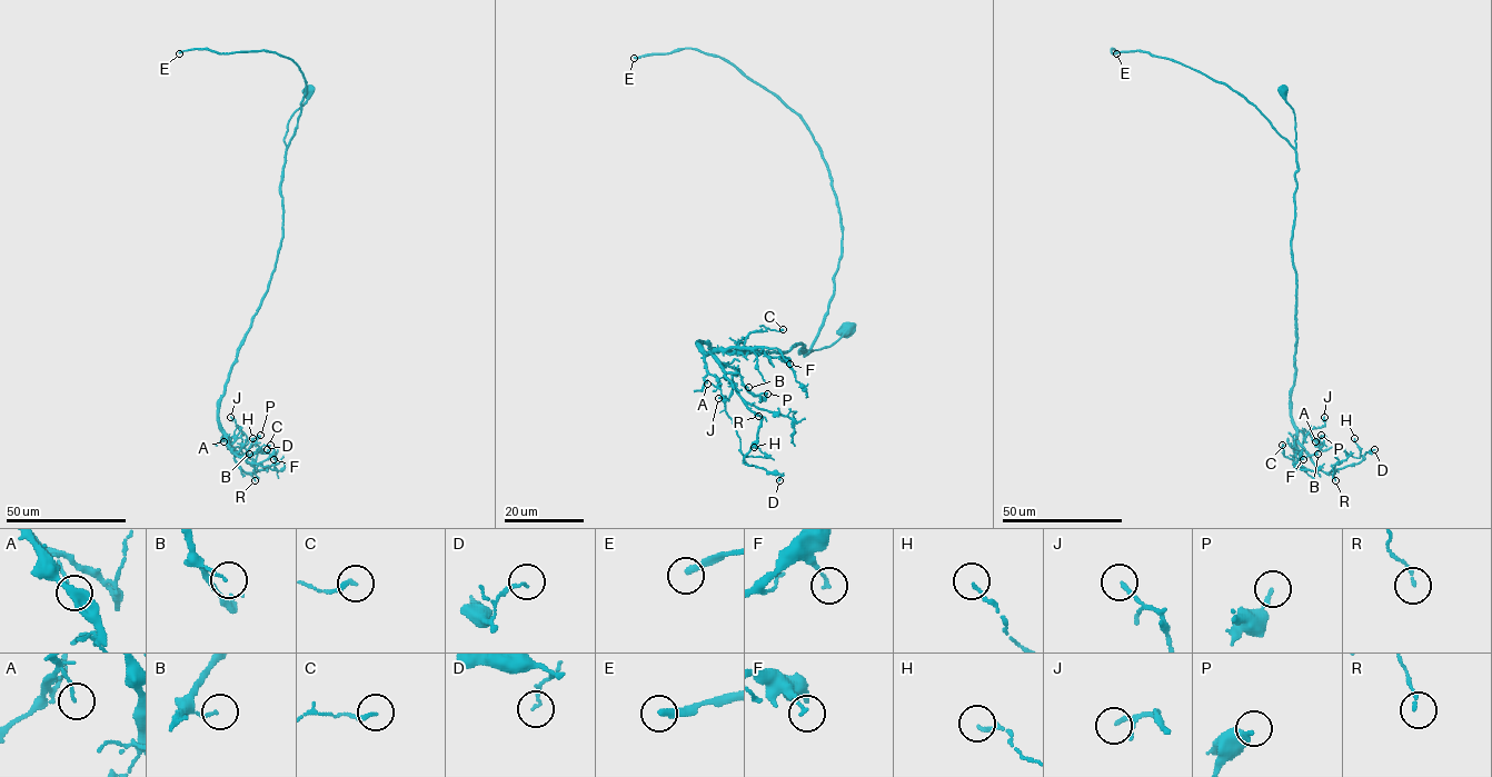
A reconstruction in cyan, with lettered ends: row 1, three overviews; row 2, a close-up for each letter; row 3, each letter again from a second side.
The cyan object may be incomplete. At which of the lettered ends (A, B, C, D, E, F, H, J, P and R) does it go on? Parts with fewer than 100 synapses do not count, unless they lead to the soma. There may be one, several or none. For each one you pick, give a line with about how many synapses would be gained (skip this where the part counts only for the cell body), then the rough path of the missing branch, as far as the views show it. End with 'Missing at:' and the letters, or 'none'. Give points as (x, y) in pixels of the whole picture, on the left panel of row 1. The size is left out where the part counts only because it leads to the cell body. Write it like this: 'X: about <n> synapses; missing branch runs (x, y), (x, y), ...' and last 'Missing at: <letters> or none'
E: about 250 synapses; missing branch runs (179, 53), (135, 80), (250, 125)
Missing at: E

